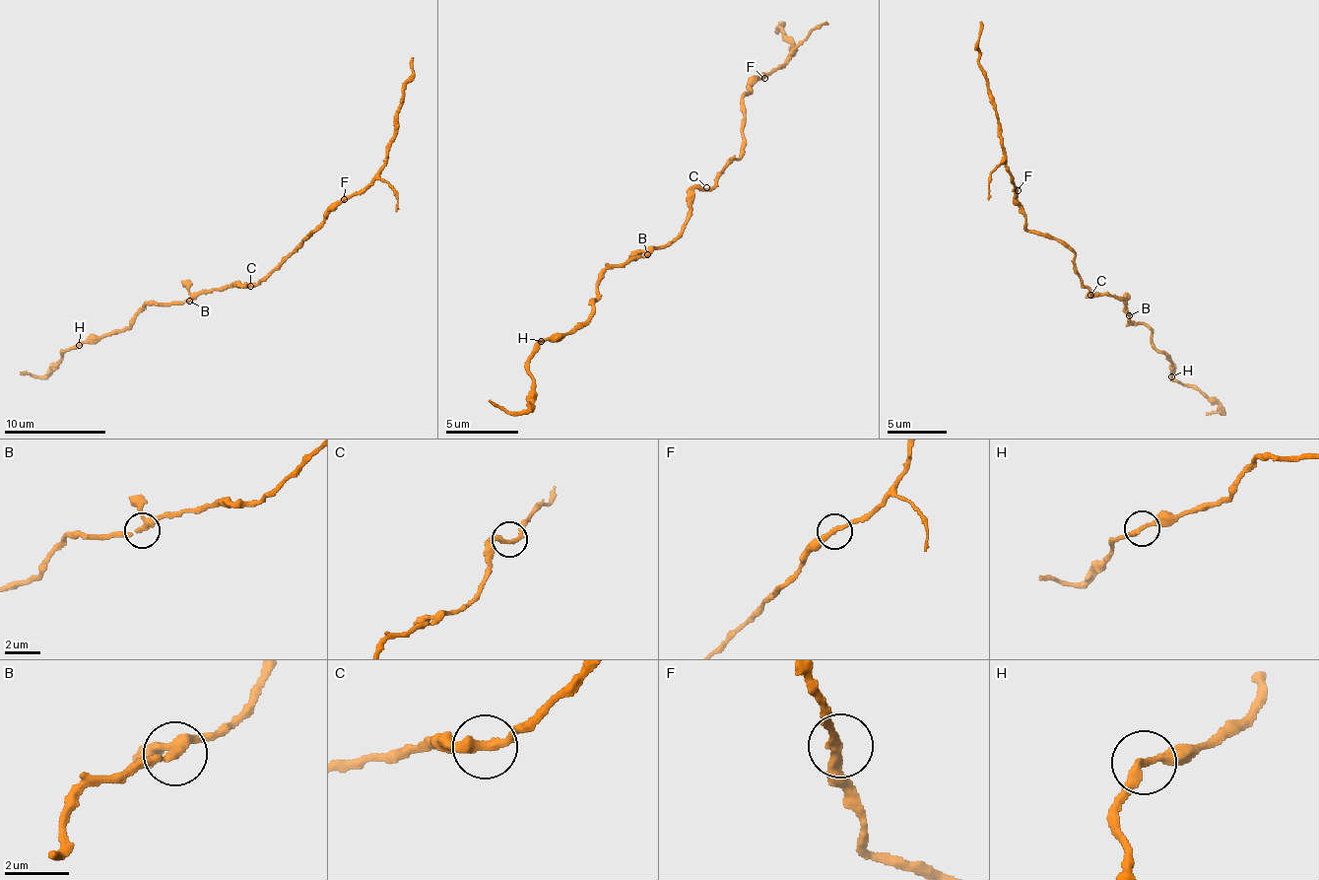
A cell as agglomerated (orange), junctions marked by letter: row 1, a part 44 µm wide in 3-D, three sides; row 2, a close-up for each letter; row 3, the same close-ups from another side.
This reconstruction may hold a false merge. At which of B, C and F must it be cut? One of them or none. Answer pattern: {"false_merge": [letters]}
{"false_merge": []}

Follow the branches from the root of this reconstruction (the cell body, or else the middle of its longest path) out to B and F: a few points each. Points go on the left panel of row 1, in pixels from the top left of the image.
B: (253, 283), (198, 292), (188, 300)
F: (253, 283), (259, 283), (297, 250), (323, 218), (344, 199)

